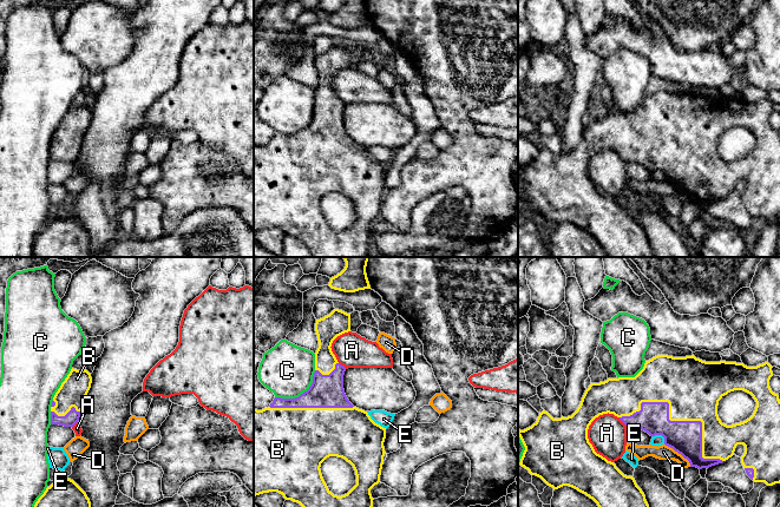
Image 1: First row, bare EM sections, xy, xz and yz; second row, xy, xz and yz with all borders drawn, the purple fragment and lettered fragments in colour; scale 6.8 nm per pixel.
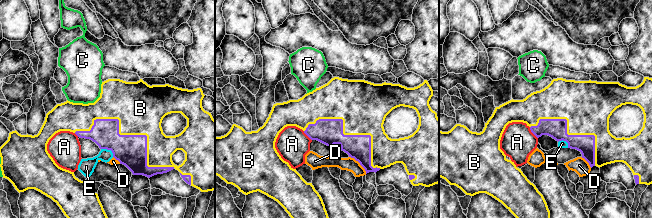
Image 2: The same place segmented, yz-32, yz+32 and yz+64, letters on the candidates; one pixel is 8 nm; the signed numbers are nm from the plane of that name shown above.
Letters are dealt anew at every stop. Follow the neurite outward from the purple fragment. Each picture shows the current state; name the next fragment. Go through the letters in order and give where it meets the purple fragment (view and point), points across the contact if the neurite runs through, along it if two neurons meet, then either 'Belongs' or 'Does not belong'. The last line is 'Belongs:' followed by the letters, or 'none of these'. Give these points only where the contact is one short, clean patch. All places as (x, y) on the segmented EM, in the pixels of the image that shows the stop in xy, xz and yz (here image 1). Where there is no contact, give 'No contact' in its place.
A: Touches purple at yz (623, 422). Does not belong
B: Touches purple at yz (679, 421). Belongs
C: Touches purple at xz (301, 394). Does not belong
D: Touches purple at yz (679, 453). Boundary: yz (664, 443), (680, 453), (690, 466). Does not belong
E: Touches purple at yz (661, 434). Does not belong
Belongs: B

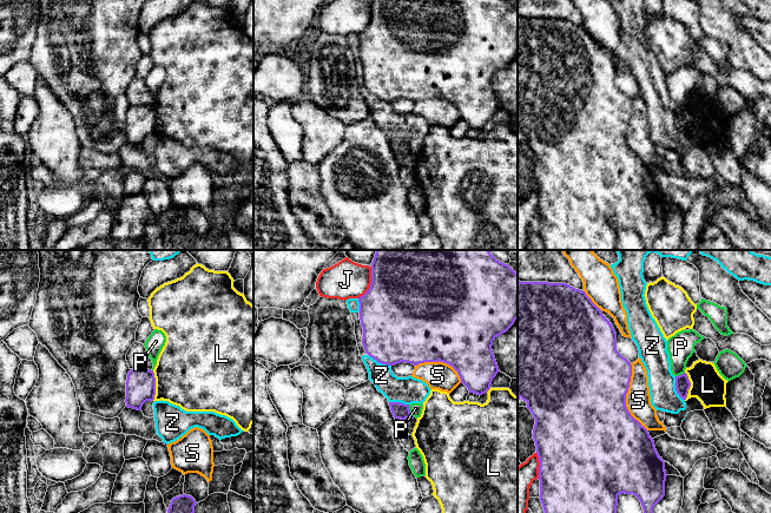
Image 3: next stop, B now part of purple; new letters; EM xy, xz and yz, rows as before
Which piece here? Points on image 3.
J: Touches purple at xz (371, 283). Does not belong
L: Touches purple at xy (155, 386). Does not belong
P: Touches purple at xz (409, 410). Boundary: xz (408, 405), (409, 412), (414, 416). Does not belong
S: Touches purple at yz (625, 398). Does not belong
Z: Touches purple at yz (676, 388). Does not belong
Belongs: none of these

